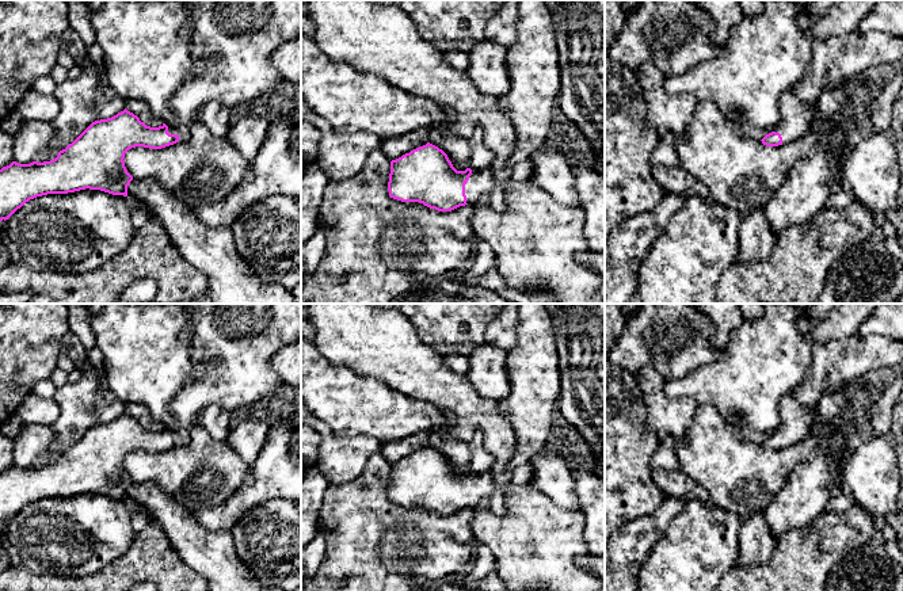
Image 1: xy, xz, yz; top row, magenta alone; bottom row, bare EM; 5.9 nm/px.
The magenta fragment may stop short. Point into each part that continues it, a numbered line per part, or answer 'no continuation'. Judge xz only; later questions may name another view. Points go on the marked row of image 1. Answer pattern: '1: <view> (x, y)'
1: xz (483, 182)

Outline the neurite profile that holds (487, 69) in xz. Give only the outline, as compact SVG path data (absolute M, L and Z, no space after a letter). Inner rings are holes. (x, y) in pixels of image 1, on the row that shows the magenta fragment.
M484 39L469 52L469 68L465 70L475 87L484 95L500 98L510 89L506 66L507 47Z

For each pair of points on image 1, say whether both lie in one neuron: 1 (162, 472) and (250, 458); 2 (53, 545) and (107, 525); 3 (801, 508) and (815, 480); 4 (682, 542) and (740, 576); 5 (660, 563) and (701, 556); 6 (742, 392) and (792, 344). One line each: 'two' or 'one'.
1: two
2: one
3: one
4: two
5: one
6: one

